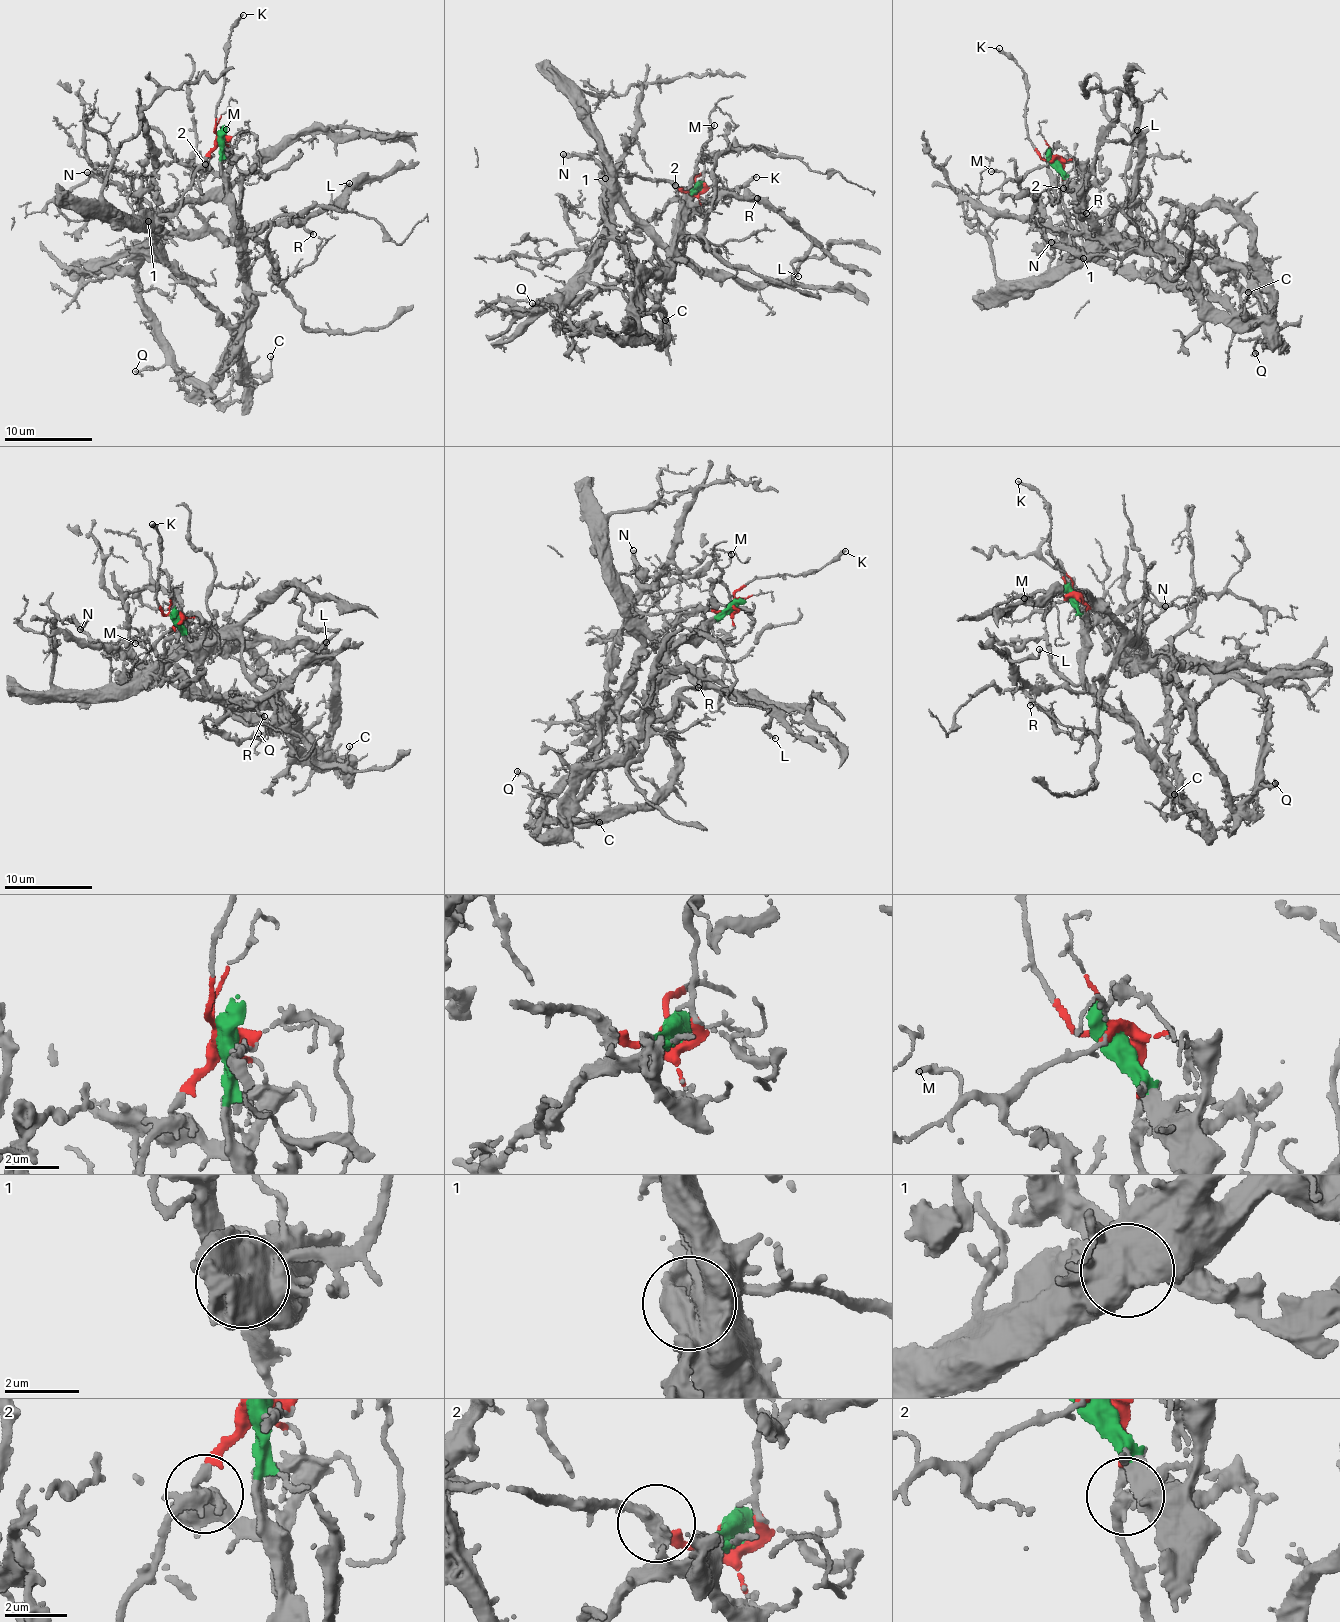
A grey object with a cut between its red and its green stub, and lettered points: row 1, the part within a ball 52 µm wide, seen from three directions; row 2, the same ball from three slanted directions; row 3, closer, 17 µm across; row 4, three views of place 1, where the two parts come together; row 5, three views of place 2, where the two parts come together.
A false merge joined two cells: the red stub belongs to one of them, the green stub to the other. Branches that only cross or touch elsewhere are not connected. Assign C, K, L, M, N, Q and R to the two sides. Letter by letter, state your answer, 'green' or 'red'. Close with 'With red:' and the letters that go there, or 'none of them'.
C: green
K: red
L: green
M: red
N: green
Q: red
R: green
With red: K, M, Q

